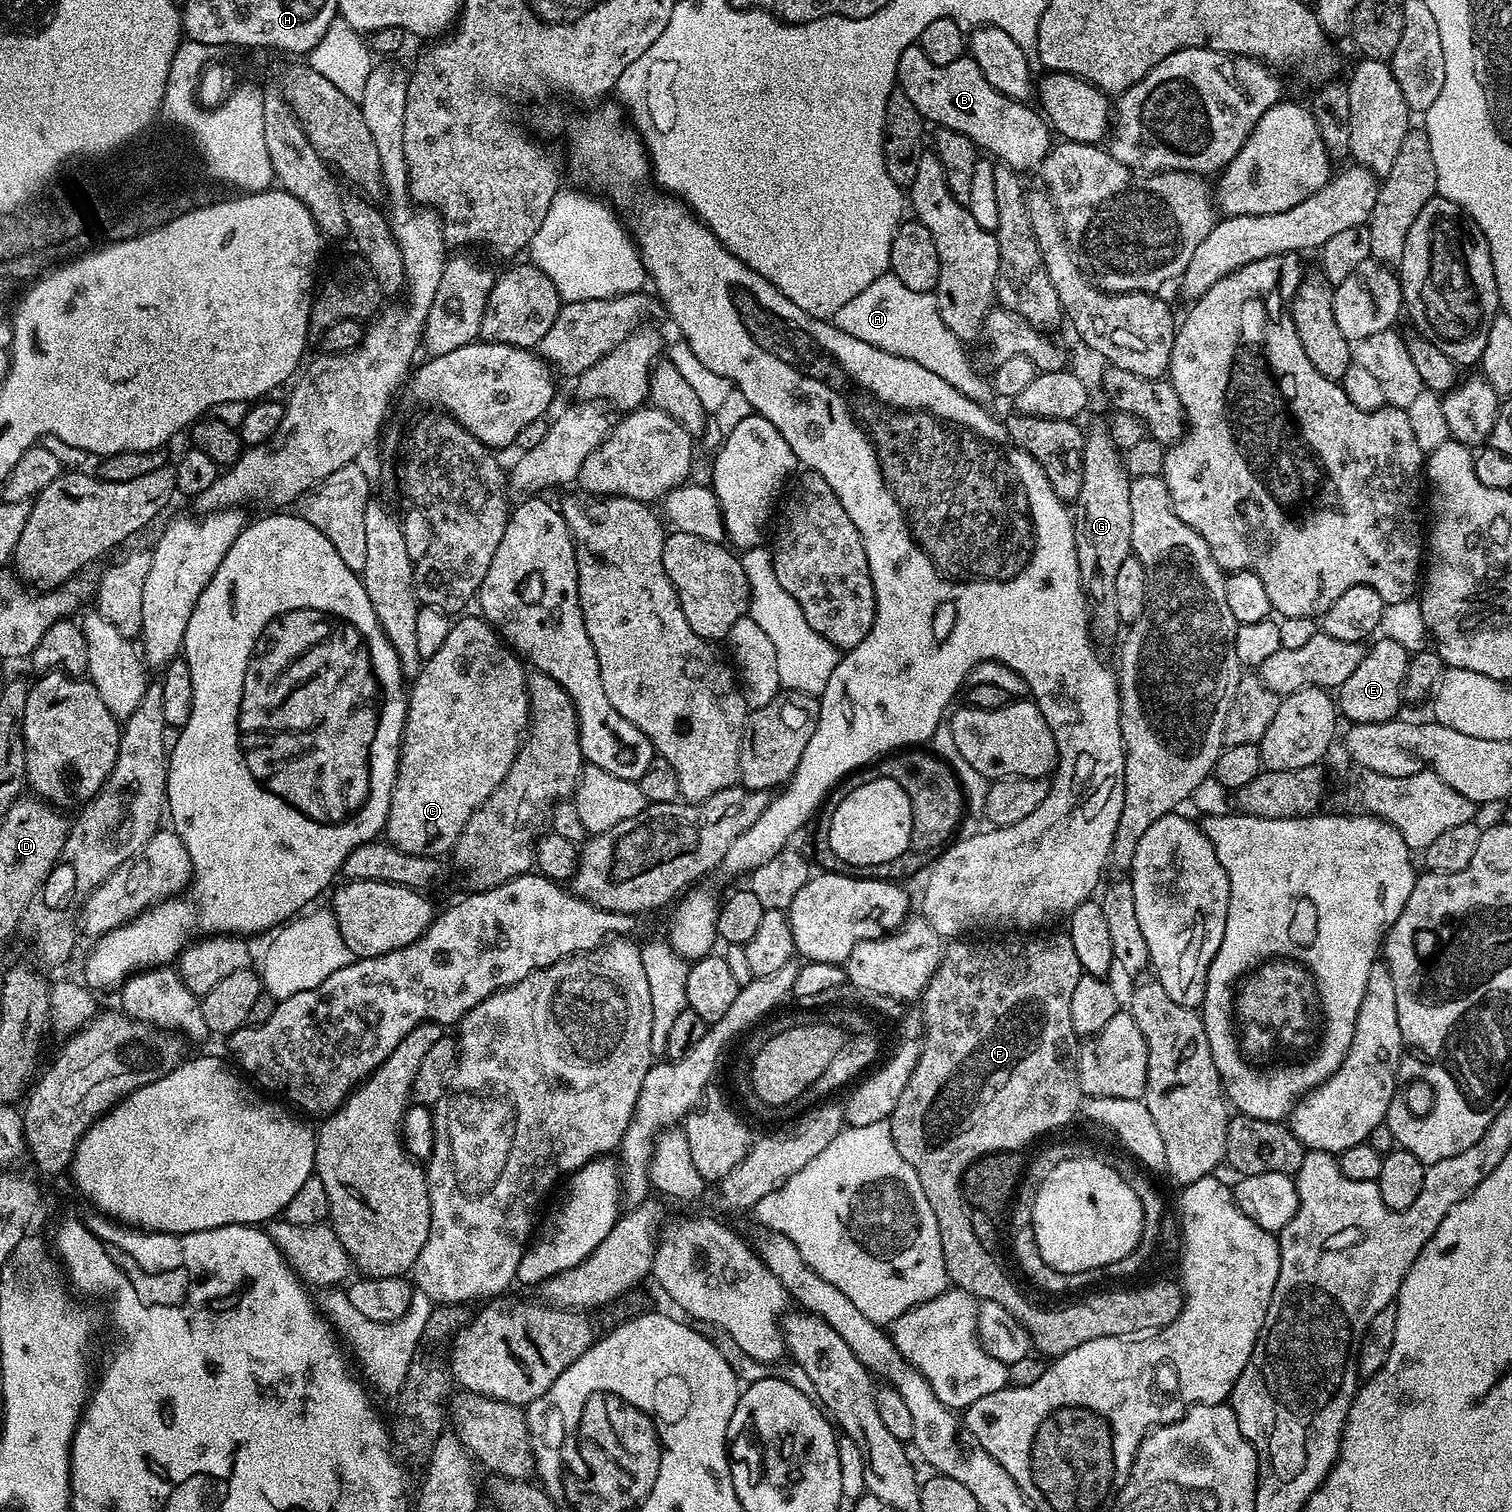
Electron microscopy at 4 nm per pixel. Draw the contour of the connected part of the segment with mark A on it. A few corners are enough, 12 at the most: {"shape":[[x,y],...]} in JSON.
{"shape":[[889,270],[830,320],[950,382],[987,409],[998,397],[942,322],[935,292]]}

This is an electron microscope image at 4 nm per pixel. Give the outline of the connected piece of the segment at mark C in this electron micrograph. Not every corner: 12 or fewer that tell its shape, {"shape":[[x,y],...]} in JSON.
{"shape":[[483,615],[411,681],[386,839],[451,853],[530,728]]}

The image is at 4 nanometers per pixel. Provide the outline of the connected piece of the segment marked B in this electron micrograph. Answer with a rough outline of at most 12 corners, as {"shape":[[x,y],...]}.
{"shape":[[902,50],[896,82],[933,125],[1011,168],[1054,143],[1031,103],[994,90],[970,58]]}

